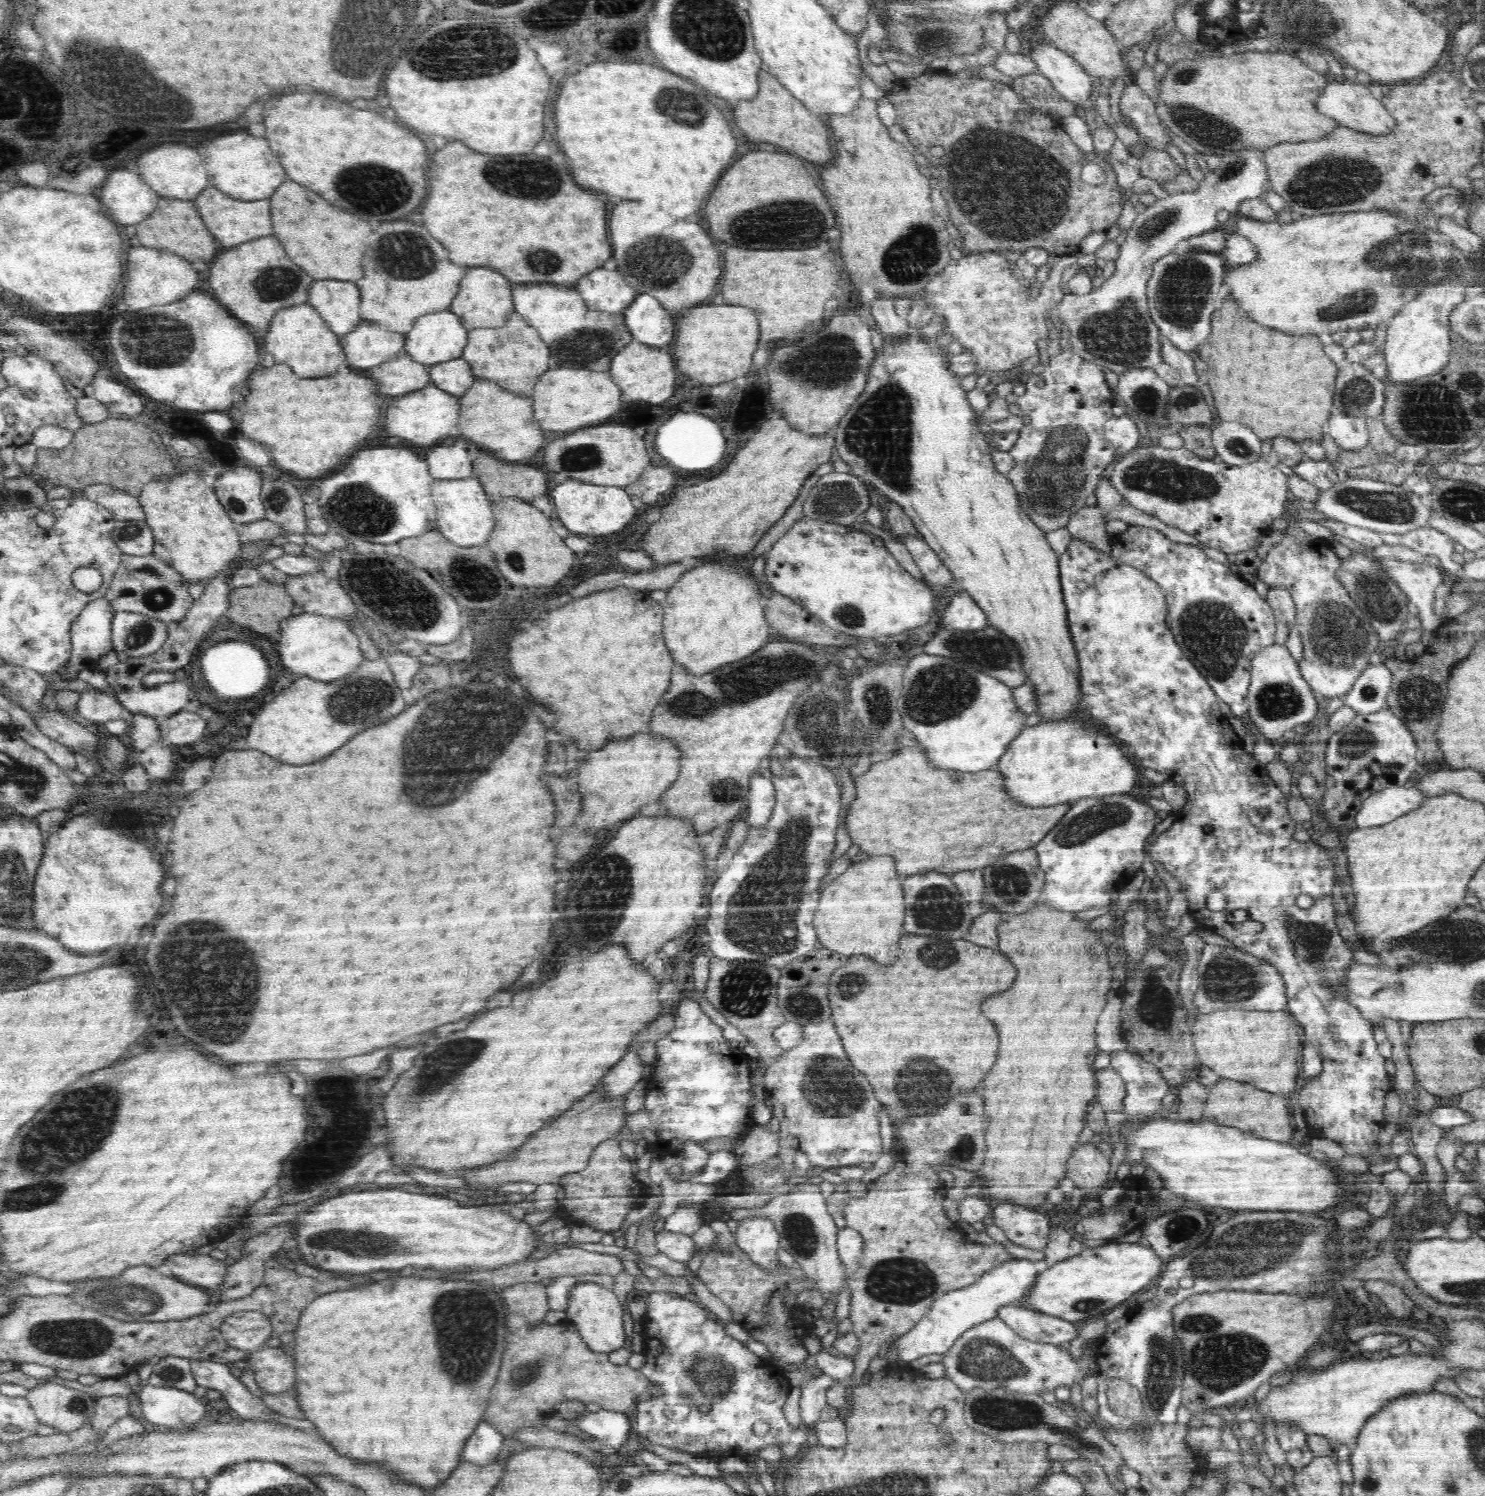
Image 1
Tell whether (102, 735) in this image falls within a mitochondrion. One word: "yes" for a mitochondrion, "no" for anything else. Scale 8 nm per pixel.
no

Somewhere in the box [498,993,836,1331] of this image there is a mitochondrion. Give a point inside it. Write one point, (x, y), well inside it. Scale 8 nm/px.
(799, 1230)

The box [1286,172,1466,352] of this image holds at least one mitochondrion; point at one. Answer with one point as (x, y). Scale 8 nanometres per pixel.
(1407, 258)

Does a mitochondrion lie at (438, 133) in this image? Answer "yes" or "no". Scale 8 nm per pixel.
no

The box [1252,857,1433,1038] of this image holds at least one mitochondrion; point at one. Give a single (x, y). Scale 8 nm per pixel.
(1312, 941)

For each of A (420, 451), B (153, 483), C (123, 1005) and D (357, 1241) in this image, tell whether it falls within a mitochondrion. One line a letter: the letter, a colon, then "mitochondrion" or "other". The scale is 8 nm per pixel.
A: other
B: other
C: other
D: mitochondrion

